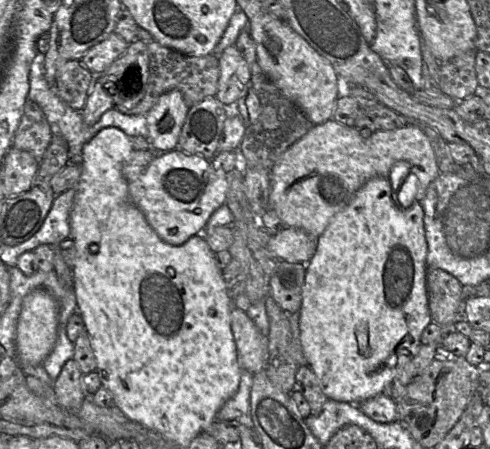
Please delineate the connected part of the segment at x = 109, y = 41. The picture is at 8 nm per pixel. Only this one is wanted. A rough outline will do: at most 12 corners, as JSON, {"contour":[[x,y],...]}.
{"contour":[[113,32],[88,49],[80,62],[100,75],[127,50]]}

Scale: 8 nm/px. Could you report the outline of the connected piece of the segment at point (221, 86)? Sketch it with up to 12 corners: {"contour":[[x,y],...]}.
{"contour":[[235,45],[218,57],[215,97],[234,107],[250,86],[250,64]]}

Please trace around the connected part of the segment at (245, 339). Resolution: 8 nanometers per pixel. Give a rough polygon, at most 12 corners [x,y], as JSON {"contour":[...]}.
{"contour":[[232,308],[231,329],[242,368],[266,369],[268,337],[247,312]]}

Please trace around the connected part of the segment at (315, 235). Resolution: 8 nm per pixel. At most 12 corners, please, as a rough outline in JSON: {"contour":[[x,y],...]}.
{"contour":[[313,125],[270,171],[269,209],[318,241],[376,176],[440,174],[418,125]]}

